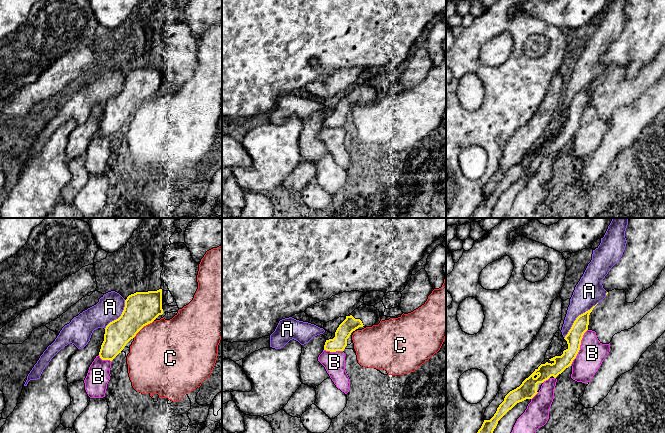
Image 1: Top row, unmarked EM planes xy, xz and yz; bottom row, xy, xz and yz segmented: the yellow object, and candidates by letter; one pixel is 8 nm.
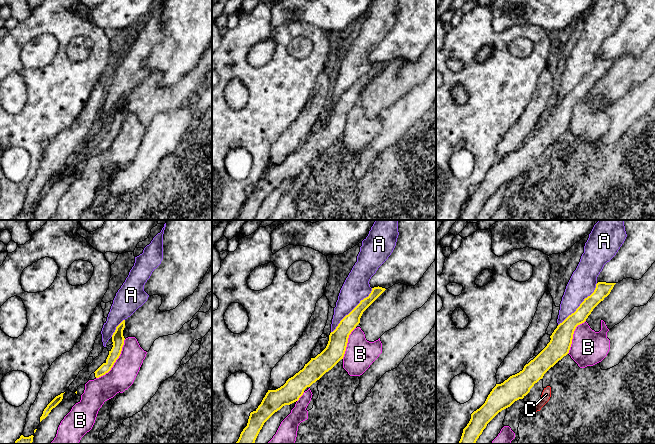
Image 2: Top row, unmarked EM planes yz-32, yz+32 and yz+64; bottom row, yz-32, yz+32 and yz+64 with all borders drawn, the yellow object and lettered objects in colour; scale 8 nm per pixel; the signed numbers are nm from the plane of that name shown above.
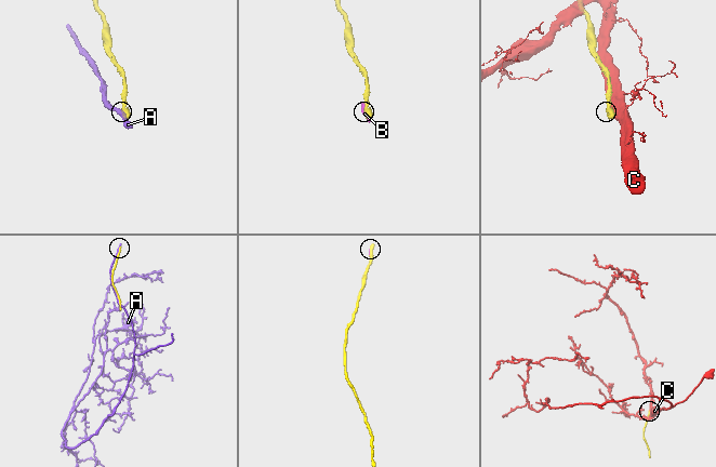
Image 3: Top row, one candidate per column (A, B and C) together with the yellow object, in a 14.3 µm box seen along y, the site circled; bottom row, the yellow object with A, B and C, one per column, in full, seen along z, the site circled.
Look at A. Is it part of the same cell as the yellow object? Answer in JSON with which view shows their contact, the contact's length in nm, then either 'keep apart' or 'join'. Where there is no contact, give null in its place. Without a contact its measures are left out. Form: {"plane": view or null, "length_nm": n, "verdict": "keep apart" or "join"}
{"plane": "yz", "length_nm": 400, "verdict": "keep apart"}

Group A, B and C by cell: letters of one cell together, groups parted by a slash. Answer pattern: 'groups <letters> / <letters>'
groups A / B / C

